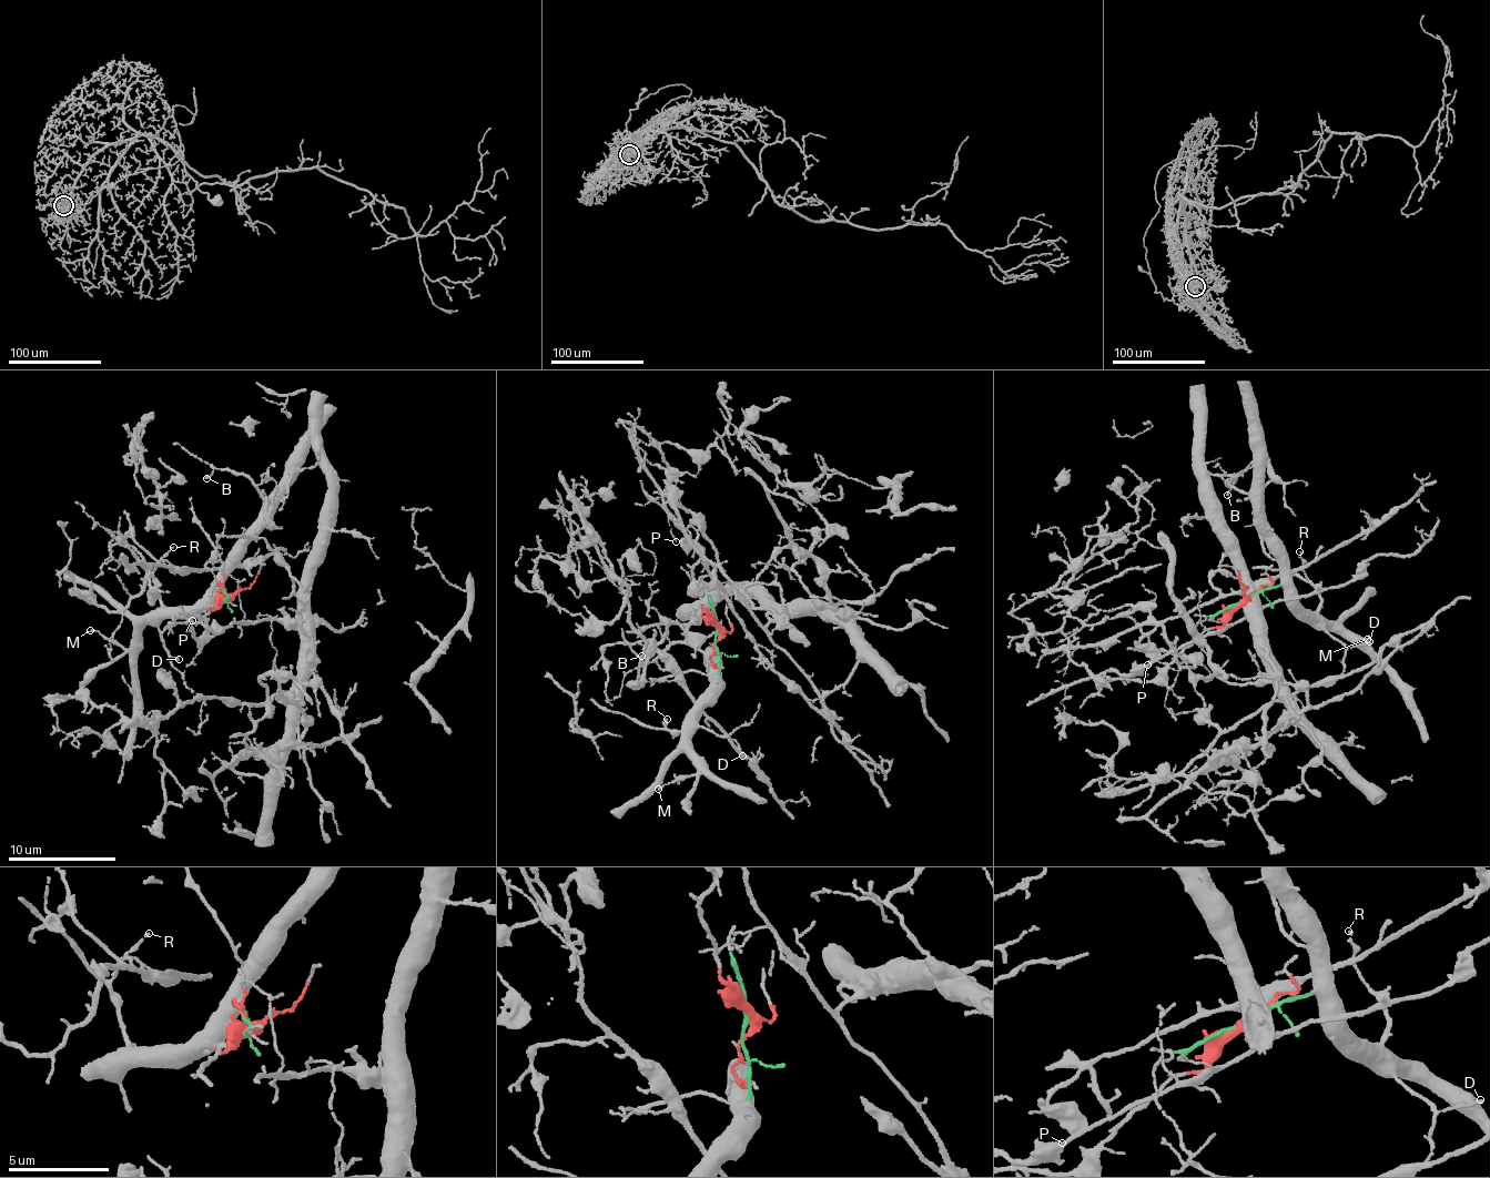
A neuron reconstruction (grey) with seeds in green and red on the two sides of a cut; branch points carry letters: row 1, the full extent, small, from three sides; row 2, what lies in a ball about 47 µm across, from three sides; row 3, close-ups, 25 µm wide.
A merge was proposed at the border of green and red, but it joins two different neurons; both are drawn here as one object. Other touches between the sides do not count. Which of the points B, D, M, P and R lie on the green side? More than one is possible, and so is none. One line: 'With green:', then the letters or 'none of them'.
With green: B, D, M, R

